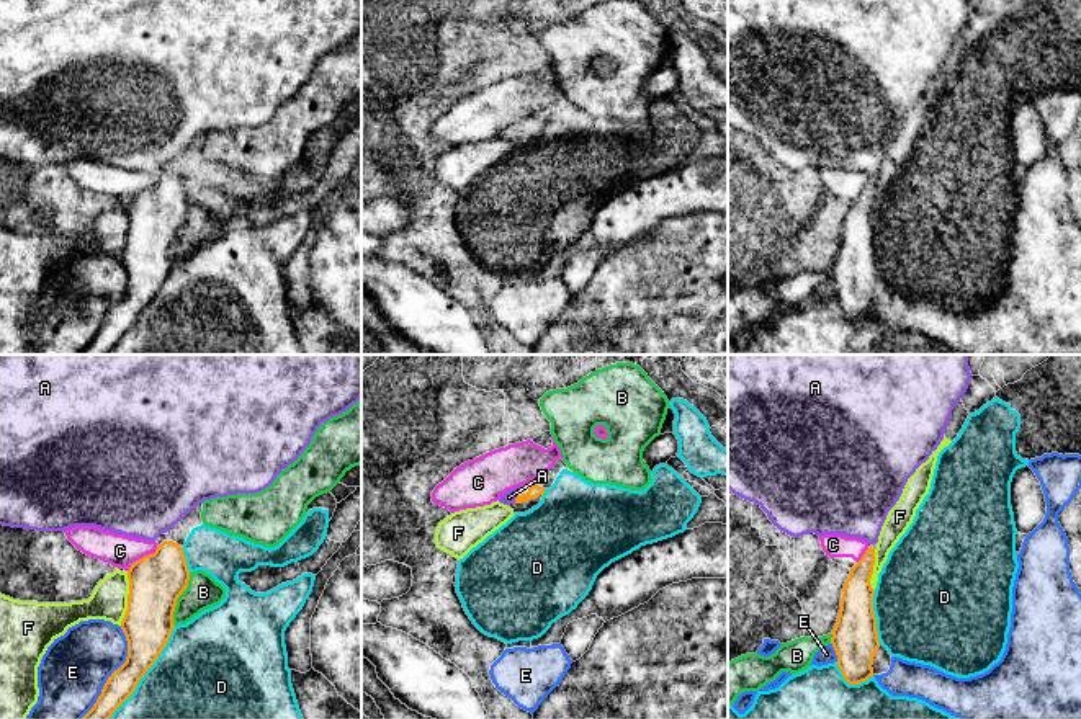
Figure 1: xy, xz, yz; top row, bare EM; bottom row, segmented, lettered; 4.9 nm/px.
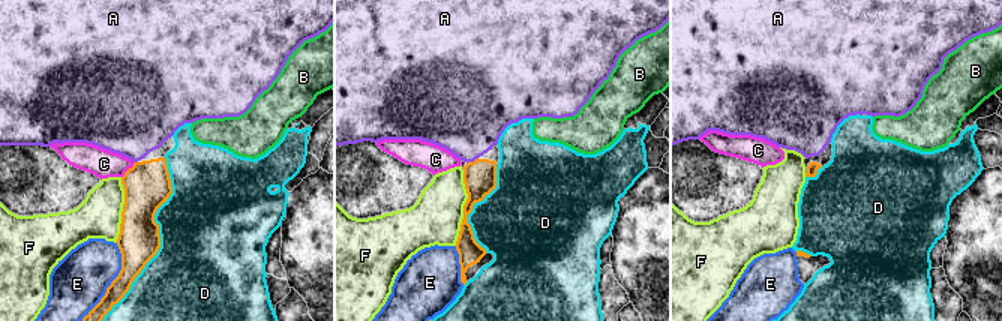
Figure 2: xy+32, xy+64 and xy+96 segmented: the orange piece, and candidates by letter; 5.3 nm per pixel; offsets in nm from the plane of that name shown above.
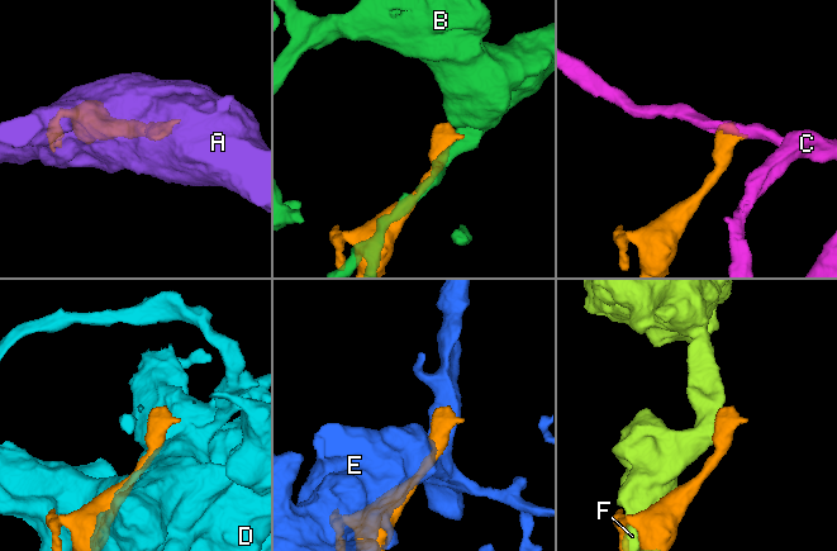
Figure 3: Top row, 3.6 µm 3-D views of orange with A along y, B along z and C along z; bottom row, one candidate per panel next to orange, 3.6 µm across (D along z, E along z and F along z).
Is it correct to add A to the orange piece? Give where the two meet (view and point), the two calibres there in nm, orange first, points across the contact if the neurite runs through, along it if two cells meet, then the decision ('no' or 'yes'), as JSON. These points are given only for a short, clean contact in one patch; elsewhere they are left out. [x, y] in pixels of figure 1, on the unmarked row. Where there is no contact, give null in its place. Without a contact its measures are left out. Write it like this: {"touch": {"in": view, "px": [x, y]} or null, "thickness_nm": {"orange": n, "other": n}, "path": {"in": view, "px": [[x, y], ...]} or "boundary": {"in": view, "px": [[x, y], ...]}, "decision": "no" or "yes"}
{"touch": {"in": "xz", "px": [515, 133]}, "thickness_nm": {"orange": 70, "other": 70}, "path": {"in": "xz", "px": [[535, 125], [515, 133], [509, 131]]}, "decision": "yes"}

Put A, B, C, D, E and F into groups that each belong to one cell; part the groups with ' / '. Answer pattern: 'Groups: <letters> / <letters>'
Groups: A / B / C / D / E / F

